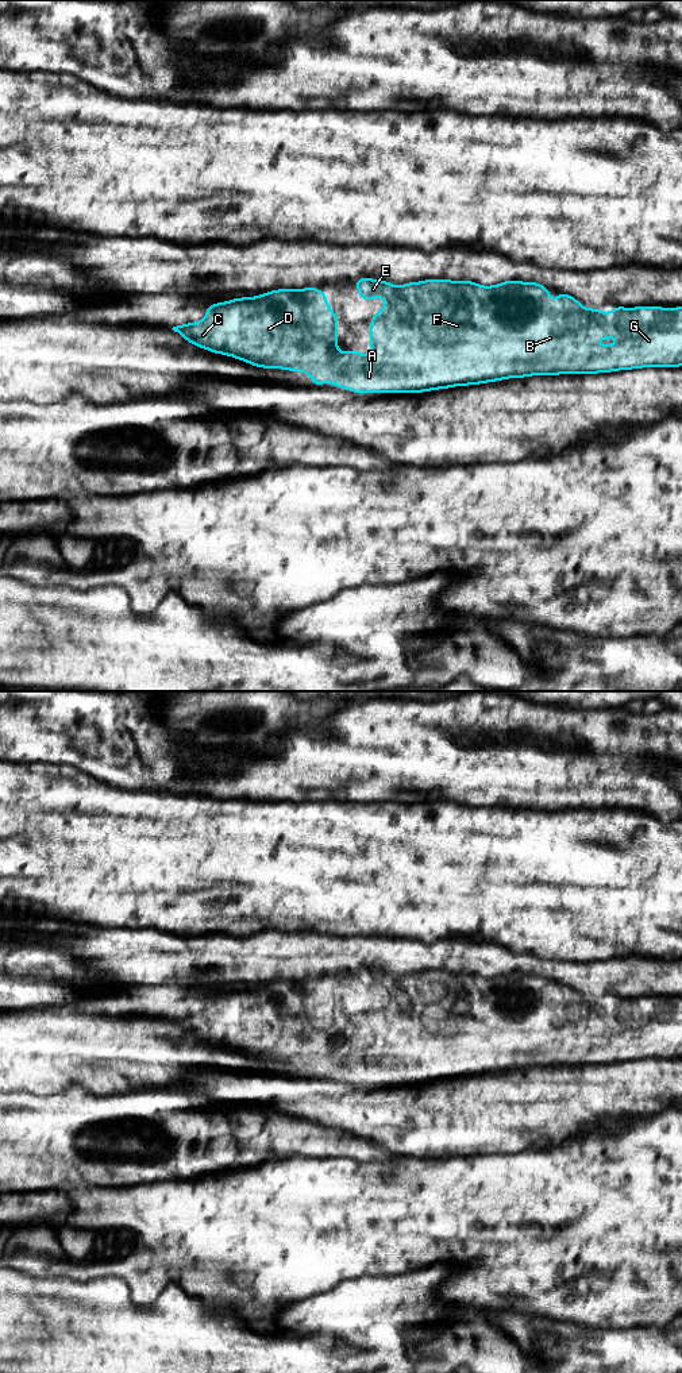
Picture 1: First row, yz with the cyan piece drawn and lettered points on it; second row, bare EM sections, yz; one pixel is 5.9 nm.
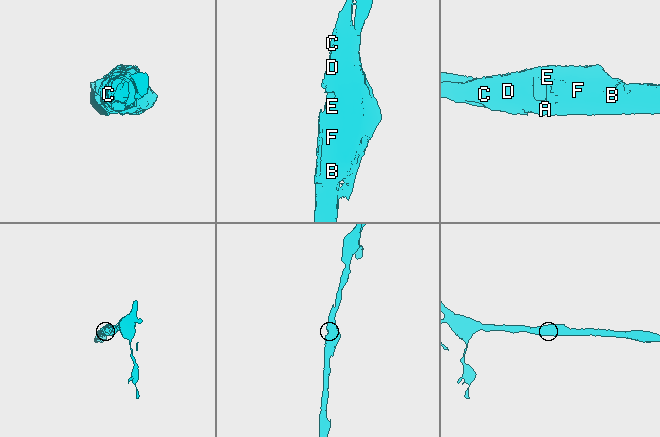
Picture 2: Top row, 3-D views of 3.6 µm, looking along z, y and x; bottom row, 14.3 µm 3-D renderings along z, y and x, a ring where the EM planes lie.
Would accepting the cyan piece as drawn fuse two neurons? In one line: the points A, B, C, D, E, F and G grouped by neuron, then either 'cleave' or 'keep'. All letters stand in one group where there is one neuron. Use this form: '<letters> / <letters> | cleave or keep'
A B C D E F G | keep

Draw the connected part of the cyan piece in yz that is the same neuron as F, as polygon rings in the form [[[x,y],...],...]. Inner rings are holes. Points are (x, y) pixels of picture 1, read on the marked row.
[[[361,277],[354,282],[359,300],[373,301],[377,296],[385,300],[384,309],[378,311],[370,320],[370,360],[365,360],[362,351],[338,350],[338,315],[332,312],[327,302],[327,292],[319,292],[316,286],[308,286],[300,290],[278,289],[255,297],[232,298],[227,302],[211,304],[207,306],[207,315],[201,321],[186,323],[172,329],[181,335],[186,342],[199,348],[205,348],[213,354],[223,354],[257,367],[282,369],[288,371],[308,373],[313,386],[321,383],[334,383],[340,389],[348,389],[352,393],[421,393],[454,386],[479,385],[486,382],[502,381],[506,378],[525,378],[529,375],[558,375],[558,374],[597,374],[619,370],[631,370],[641,367],[679,367],[682,366],[682,306],[674,306],[671,311],[662,306],[614,306],[612,312],[605,313],[600,309],[585,309],[582,304],[565,292],[559,292],[558,300],[551,300],[551,292],[537,282],[502,281],[500,285],[481,286],[471,281],[439,281],[424,279],[409,282],[400,286],[392,285],[384,279],[370,279]],[[604,338],[617,338],[620,342],[614,346],[583,346],[583,339],[601,340]]]

